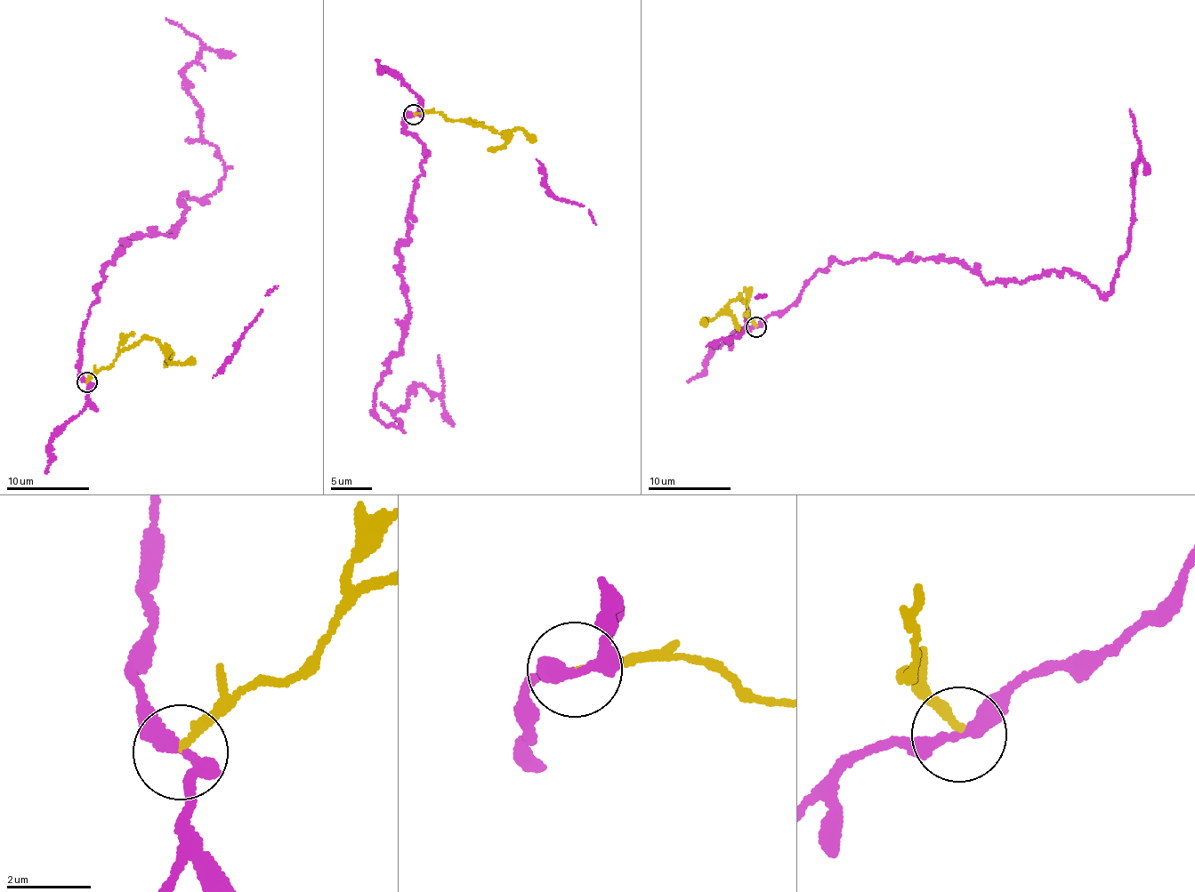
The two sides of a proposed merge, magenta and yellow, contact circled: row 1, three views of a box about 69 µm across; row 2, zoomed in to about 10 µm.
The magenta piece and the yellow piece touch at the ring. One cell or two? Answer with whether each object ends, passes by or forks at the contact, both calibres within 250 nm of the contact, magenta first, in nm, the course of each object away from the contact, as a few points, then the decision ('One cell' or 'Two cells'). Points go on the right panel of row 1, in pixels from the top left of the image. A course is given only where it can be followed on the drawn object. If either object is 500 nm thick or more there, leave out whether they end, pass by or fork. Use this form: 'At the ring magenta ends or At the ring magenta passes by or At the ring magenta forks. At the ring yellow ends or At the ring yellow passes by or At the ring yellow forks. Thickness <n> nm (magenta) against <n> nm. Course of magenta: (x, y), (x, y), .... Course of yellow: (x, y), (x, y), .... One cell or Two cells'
At the ring magenta passes by. At the ring yellow ends. Thickness 280 nm (magenta) against 150 nm. Course of magenta: (755, 327), (835, 261), (877, 254), (964, 262), (993, 284), (1062, 269), (1108, 295), (1129, 248), (1129, 108). Course of yellow: (755, 327), (746, 316), (747, 308), (739, 300), (741, 297), (714, 318), (701, 321), (702, 323). Two cells

